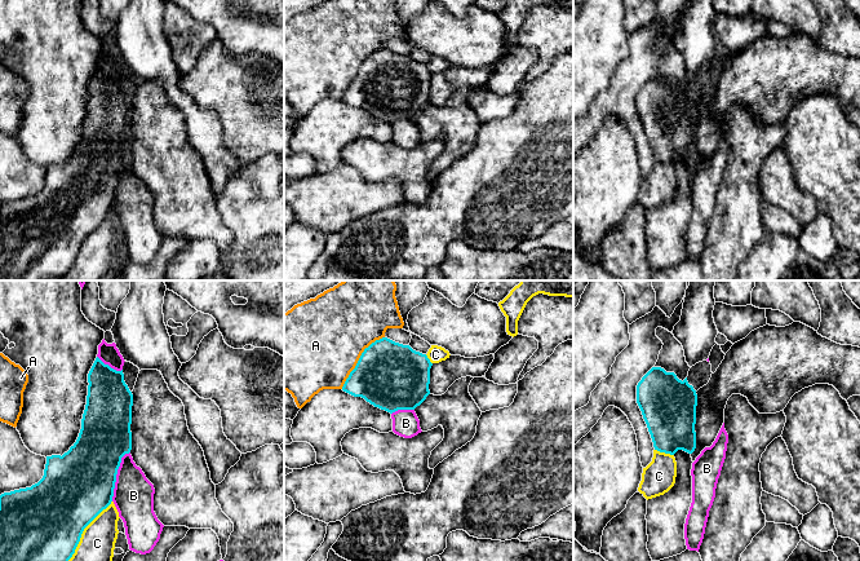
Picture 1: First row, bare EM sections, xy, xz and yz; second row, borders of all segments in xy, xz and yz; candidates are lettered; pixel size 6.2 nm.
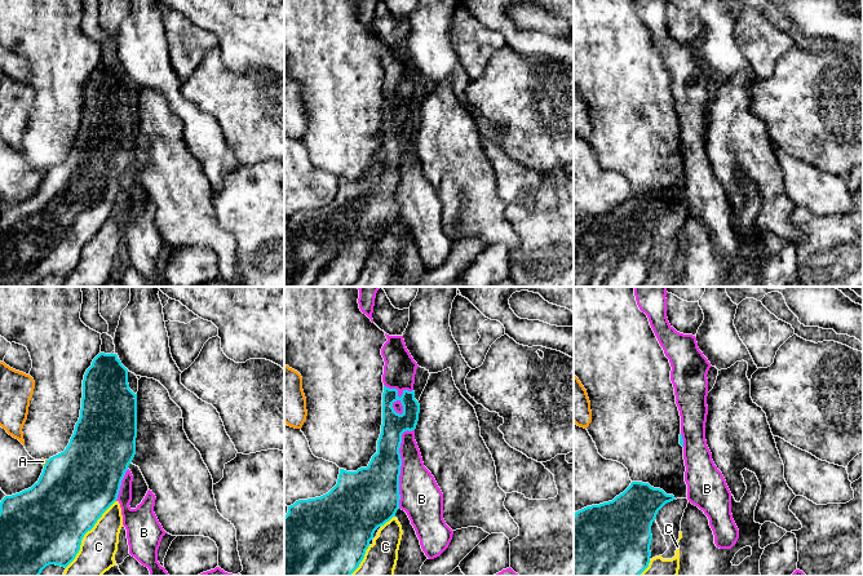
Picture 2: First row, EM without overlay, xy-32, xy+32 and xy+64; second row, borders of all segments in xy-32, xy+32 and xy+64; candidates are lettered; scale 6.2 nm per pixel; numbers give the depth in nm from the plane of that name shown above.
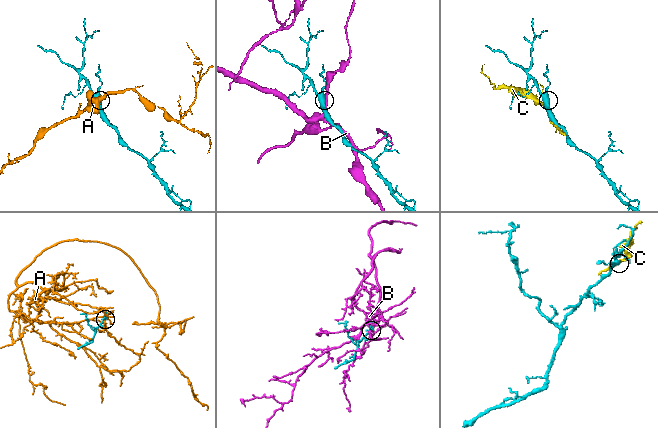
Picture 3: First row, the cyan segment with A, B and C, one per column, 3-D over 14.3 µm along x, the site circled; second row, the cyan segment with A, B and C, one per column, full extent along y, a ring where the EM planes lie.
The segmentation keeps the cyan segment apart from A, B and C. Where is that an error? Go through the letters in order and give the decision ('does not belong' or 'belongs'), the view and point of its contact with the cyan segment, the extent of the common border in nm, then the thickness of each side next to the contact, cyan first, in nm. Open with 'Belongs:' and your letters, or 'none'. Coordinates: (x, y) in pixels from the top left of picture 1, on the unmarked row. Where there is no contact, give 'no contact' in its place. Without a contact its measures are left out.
Belongs: none
A: does not belong; meets cyan in xz at (359, 70); contact 420 nm long; 420 nm thick on the cyan side, 480 nm on the other
B: does not belong; meets cyan in xy at (115, 186); contact 340 nm long; 420 nm thick on the cyan side, 260 nm on the other
C: does not belong; meets cyan in xy at (80, 246); contact 550 nm long; 500 nm thick on the cyan side, 220 nm on the other

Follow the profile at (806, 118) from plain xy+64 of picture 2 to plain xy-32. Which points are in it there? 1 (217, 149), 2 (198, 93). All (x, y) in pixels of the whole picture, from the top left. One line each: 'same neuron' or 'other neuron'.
1: other neuron
2: same neuron

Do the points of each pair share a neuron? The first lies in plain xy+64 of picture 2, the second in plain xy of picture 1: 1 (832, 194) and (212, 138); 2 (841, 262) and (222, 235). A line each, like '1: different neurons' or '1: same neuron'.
1: same neuron
2: different neurons

